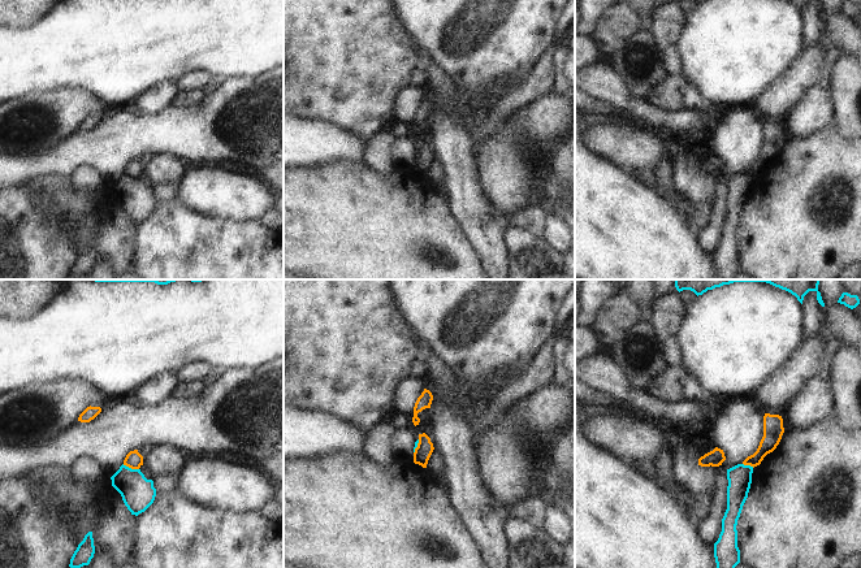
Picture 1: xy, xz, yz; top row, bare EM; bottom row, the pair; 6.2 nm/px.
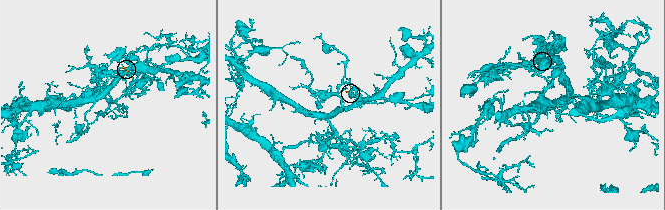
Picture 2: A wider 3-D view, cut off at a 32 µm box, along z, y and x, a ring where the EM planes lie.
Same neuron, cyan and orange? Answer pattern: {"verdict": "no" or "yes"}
{"verdict": "no"}

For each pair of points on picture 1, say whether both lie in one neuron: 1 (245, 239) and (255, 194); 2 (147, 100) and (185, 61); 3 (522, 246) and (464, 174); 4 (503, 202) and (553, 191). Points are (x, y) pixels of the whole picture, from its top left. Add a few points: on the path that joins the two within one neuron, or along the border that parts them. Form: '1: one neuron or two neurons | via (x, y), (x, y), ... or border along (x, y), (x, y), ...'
1: two neurons | border along (219, 219), (236, 221), (256, 220)
2: two neurons | border along (173, 79), (154, 83), (138, 96)
3: two neurons | border along (510, 225), (503, 233), (507, 259)
4: two neurons | border along (536, 182), (537, 200)

